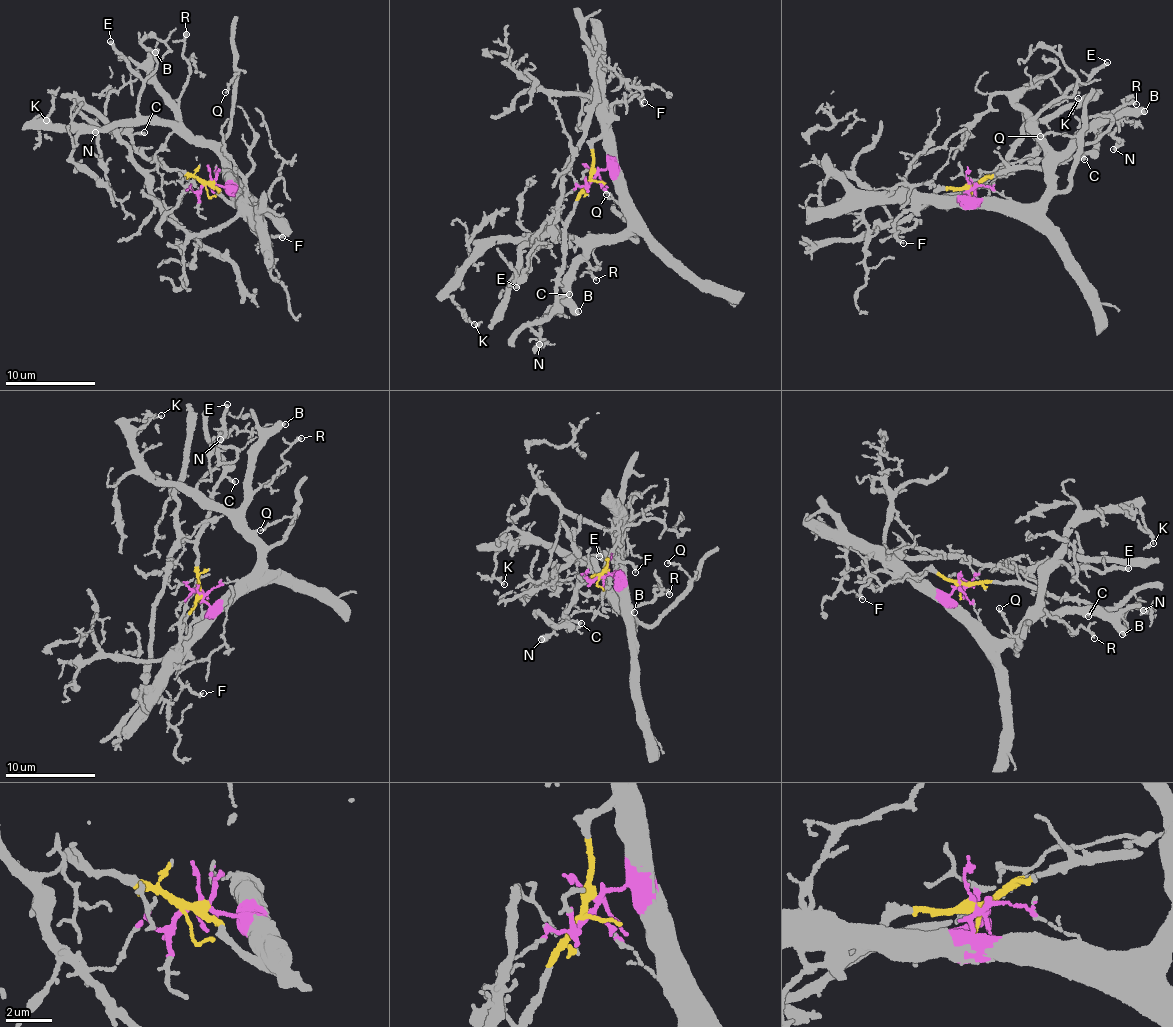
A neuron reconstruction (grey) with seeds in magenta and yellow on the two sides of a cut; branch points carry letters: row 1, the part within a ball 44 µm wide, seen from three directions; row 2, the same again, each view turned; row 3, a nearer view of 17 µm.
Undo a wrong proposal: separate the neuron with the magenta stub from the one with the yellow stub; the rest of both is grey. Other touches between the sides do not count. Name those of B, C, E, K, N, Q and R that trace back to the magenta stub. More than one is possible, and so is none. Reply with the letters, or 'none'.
B, E, K, Q, R

